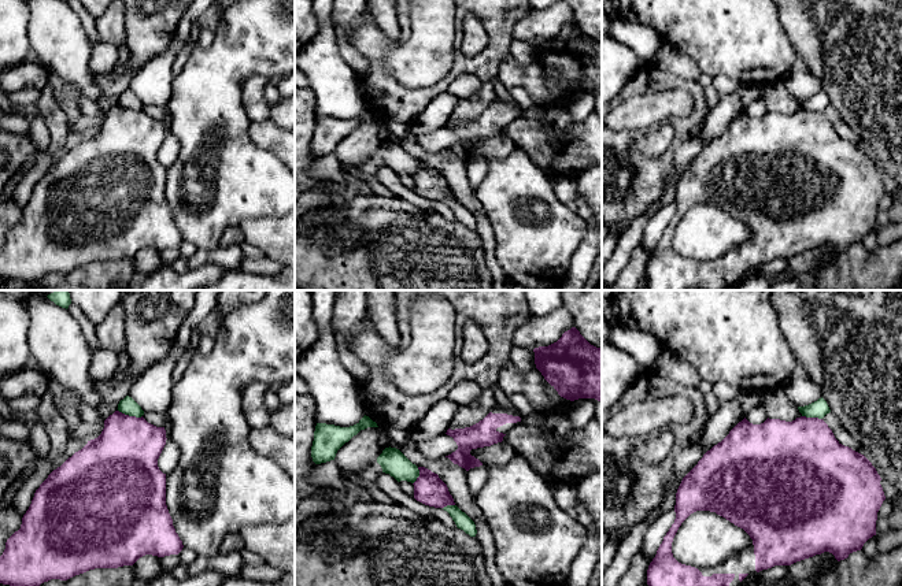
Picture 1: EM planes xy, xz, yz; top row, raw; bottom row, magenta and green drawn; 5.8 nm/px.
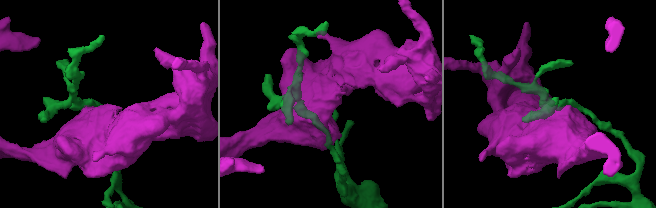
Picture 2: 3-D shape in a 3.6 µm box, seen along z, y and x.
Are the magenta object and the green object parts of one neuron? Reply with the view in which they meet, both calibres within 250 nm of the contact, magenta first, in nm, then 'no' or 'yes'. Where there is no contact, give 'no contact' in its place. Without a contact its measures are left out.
xy | 400/100 nm | no

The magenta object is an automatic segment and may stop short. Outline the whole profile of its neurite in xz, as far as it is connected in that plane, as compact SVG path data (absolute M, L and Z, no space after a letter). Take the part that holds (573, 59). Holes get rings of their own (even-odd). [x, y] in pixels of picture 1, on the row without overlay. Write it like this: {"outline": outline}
{"outline": "M576 21L548 38L533 42L536 62L544 73L566 93L595 92L602 96L602 42L591 38Z"}

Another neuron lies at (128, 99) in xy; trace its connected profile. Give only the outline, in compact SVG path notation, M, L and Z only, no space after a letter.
M129 89L119 94L118 104L136 111L141 111L144 108L141 100Z

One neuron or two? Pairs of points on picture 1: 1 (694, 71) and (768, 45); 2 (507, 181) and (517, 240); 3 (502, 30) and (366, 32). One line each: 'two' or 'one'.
1: two
2: one
3: one

